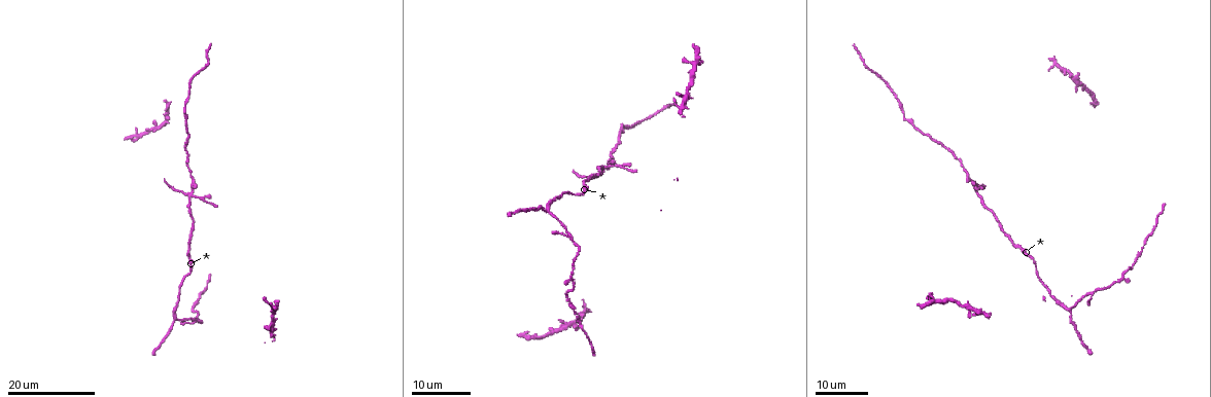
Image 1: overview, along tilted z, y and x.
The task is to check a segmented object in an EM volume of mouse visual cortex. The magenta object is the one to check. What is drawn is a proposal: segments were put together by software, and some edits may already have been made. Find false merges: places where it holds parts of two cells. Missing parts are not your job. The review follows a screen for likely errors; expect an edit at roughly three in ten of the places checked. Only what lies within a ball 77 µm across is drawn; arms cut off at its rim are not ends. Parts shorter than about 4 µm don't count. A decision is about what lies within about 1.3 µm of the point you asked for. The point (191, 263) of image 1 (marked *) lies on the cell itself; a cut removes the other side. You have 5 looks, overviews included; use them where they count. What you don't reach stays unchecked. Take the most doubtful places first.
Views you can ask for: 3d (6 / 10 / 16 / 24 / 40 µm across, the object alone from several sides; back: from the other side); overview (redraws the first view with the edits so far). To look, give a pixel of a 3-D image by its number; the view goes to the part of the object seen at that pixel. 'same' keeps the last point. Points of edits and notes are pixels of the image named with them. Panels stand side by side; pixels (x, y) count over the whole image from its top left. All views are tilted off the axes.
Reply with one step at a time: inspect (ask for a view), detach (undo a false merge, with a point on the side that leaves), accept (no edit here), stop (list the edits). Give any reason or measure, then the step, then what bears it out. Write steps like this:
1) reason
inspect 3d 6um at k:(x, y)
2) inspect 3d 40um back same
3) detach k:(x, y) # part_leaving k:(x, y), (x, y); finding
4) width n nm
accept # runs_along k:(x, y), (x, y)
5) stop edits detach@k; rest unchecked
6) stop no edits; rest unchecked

four-way junction
inspect 3d 24um at 1:(193, 193)

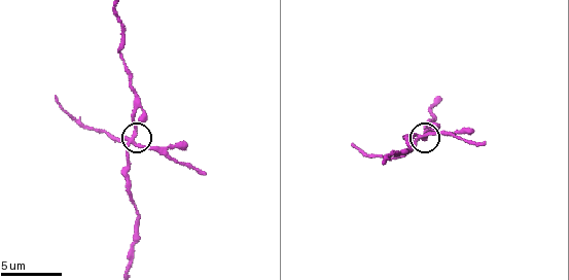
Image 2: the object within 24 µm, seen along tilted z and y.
inspect 3d 6um at 2:(420, 137)

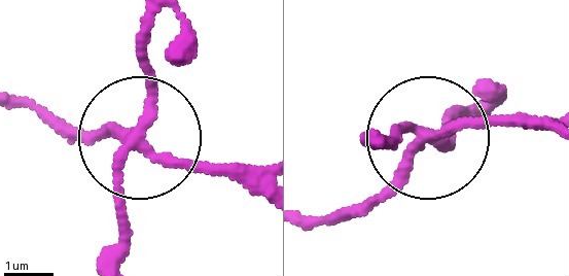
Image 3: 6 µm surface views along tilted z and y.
detach 3:(207, 170) # part_leaving 3:(133, 141), (59, 127), (23, 102); a second cell is stuck on

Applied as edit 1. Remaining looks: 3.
three-way junction
inspect 3d 16um at 1:(173, 318)

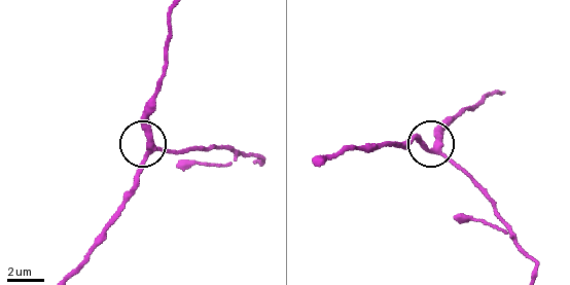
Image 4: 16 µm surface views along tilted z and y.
inspect 3d 6um at 4:(150, 149)

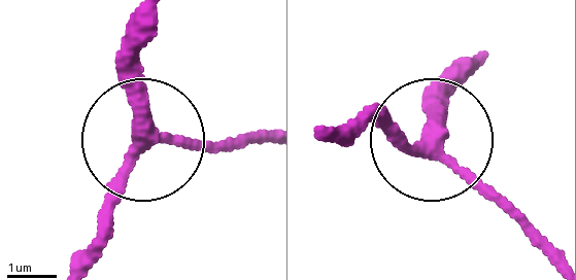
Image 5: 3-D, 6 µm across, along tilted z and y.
arms 3
accept # all the same cell

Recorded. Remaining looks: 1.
stop edits detach@3; rest unchecked

